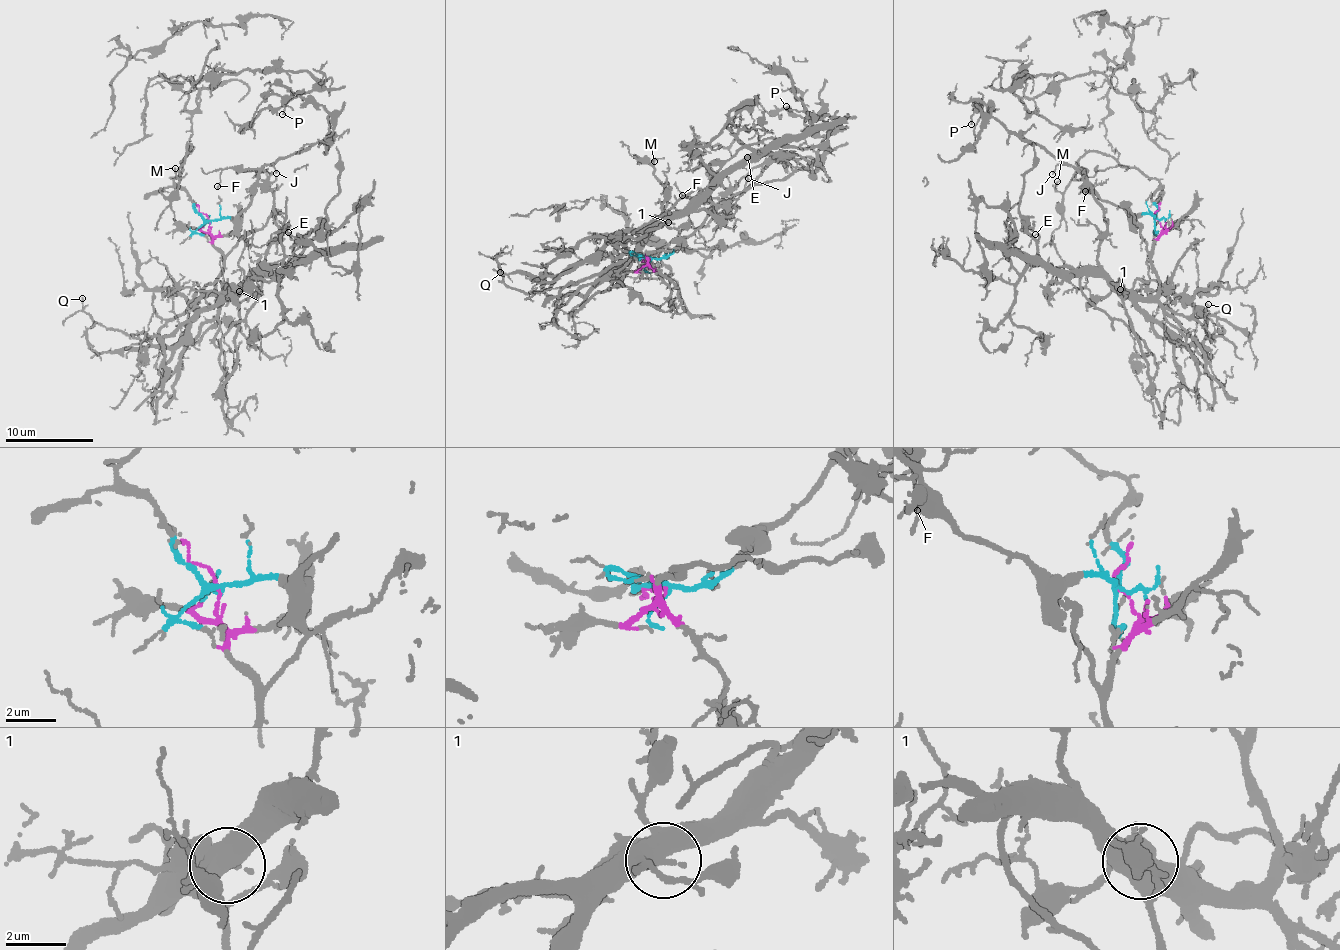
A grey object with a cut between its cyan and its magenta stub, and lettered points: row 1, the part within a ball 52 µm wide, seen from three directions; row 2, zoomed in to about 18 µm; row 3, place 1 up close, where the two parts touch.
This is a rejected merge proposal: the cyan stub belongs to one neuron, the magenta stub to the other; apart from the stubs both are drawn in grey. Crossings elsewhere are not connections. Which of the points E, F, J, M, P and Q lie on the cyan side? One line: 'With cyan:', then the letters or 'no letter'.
With cyan: F, J, M, P

